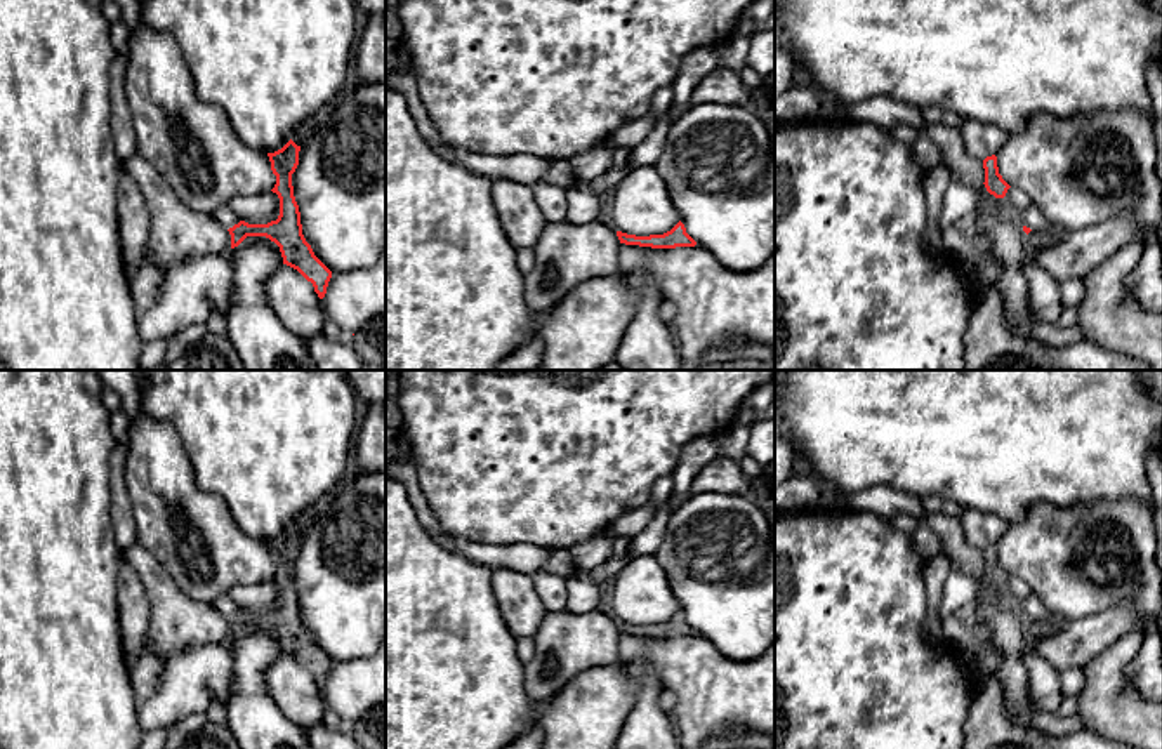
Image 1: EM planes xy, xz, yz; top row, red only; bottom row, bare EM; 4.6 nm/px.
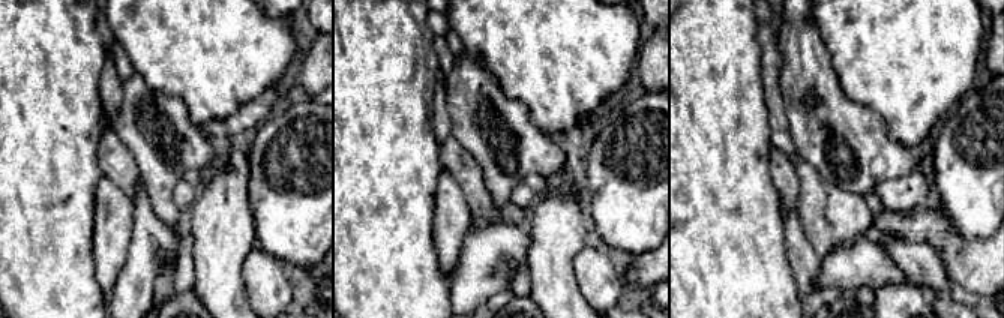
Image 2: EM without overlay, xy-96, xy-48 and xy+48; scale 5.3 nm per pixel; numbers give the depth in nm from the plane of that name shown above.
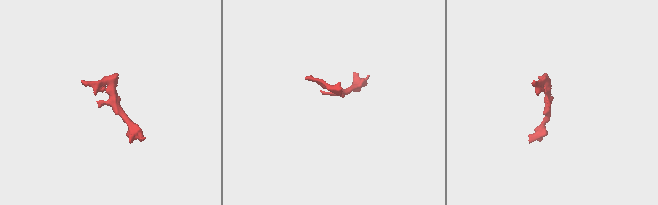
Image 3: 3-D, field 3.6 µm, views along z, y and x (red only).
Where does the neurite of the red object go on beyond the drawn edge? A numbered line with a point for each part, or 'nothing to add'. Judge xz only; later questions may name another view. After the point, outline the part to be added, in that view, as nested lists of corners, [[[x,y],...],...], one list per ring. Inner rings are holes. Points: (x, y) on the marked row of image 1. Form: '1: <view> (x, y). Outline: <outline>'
nothing to add

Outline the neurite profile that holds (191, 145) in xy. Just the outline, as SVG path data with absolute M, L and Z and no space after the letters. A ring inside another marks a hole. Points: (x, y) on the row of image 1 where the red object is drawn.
M142 19L130 31L125 97L135 151L188 209L210 214L233 196L274 188L267 153L248 148L224 109L195 94L177 42Z

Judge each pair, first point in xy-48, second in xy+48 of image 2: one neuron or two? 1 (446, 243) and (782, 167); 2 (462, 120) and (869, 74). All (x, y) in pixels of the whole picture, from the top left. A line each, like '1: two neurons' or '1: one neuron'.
1: one neuron
2: two neurons

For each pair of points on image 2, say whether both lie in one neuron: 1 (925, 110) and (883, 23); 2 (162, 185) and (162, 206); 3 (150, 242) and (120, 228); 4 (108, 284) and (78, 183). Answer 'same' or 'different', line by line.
1: same
2: same
3: different
4: different

